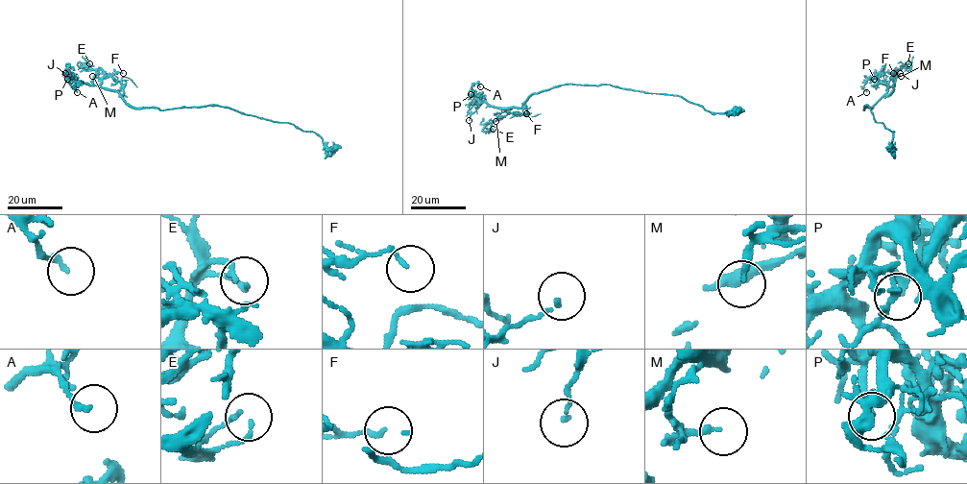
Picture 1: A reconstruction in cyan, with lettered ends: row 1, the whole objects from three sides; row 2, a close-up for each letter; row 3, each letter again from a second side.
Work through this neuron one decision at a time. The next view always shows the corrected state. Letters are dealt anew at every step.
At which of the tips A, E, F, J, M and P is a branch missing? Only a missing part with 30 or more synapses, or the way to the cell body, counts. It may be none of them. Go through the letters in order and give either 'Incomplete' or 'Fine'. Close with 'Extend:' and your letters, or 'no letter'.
A: Fine
E: Fine
F: Fine
J: Fine
M: Fine
P: Fine
Extend: no letter

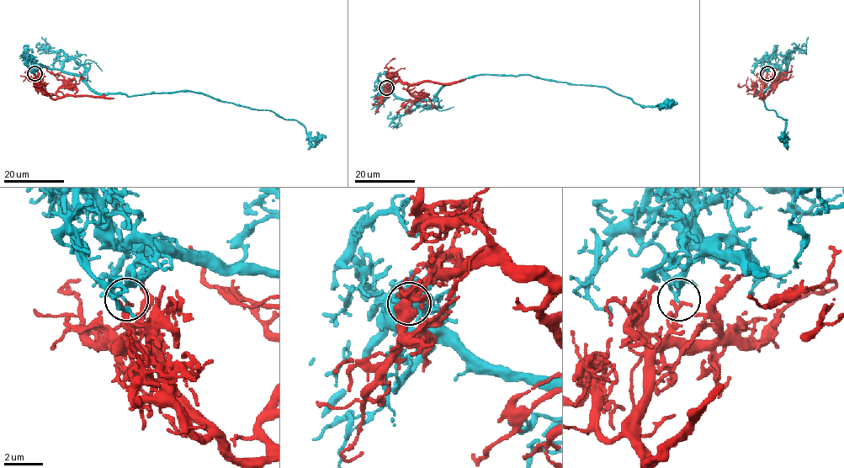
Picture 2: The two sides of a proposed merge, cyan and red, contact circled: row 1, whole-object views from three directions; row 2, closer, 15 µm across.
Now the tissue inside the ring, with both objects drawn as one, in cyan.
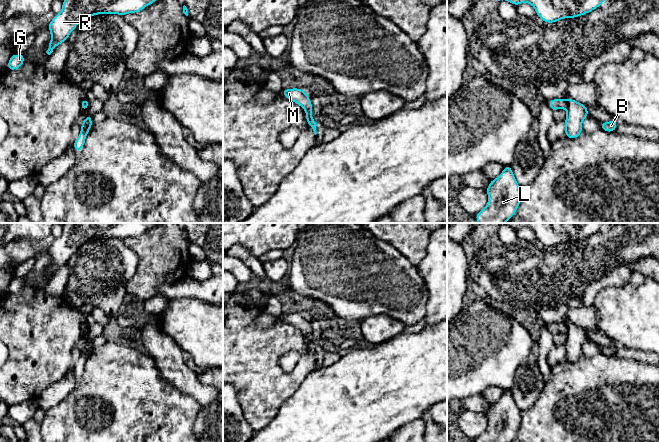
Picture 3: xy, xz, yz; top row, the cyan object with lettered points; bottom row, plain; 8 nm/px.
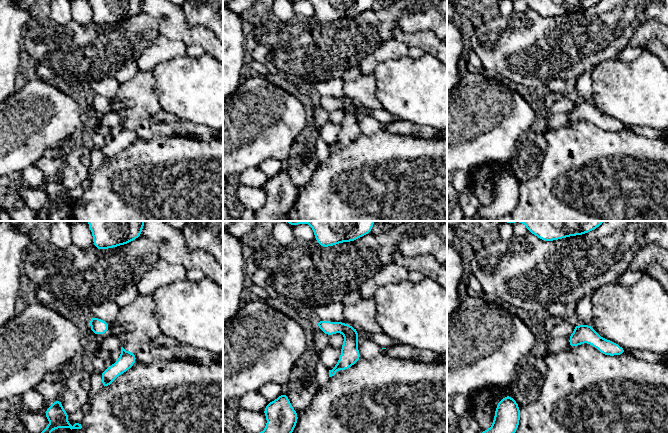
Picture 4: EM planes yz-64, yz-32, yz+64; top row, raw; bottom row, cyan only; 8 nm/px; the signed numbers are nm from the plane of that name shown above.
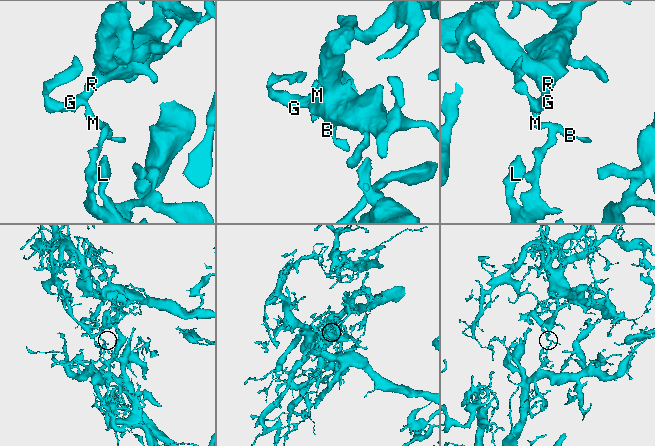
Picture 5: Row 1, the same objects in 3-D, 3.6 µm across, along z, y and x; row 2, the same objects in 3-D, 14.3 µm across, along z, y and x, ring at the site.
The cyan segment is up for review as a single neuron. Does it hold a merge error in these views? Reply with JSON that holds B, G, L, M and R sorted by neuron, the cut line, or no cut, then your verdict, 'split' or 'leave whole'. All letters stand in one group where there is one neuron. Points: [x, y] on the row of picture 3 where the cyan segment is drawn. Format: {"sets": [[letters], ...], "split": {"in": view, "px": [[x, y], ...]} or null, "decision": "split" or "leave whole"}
{"sets": [["B", "L"], ["G", "M", "R"]], "split": {"in": "yz", "px": [[565, 99], [567, 109]]}, "decision": "split"}

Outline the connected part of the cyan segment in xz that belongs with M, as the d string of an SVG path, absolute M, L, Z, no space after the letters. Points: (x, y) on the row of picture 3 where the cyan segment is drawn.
M291 88L291 89L282 89L281 92L284 94L286 98L292 100L305 110L306 120L312 118L313 105L310 101L309 95L304 90L299 88Z

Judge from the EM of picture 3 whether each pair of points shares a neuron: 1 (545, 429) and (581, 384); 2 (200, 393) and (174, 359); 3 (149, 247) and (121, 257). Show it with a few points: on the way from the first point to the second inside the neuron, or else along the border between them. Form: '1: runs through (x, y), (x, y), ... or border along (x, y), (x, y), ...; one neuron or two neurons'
1: runs through (550, 413), (556, 399), (556, 391), (565, 387); one neuron
2: runs through (192, 385), (174, 367); one neuron
3: border along (122, 240), (137, 256), (137, 267), (133, 275); two neurons

